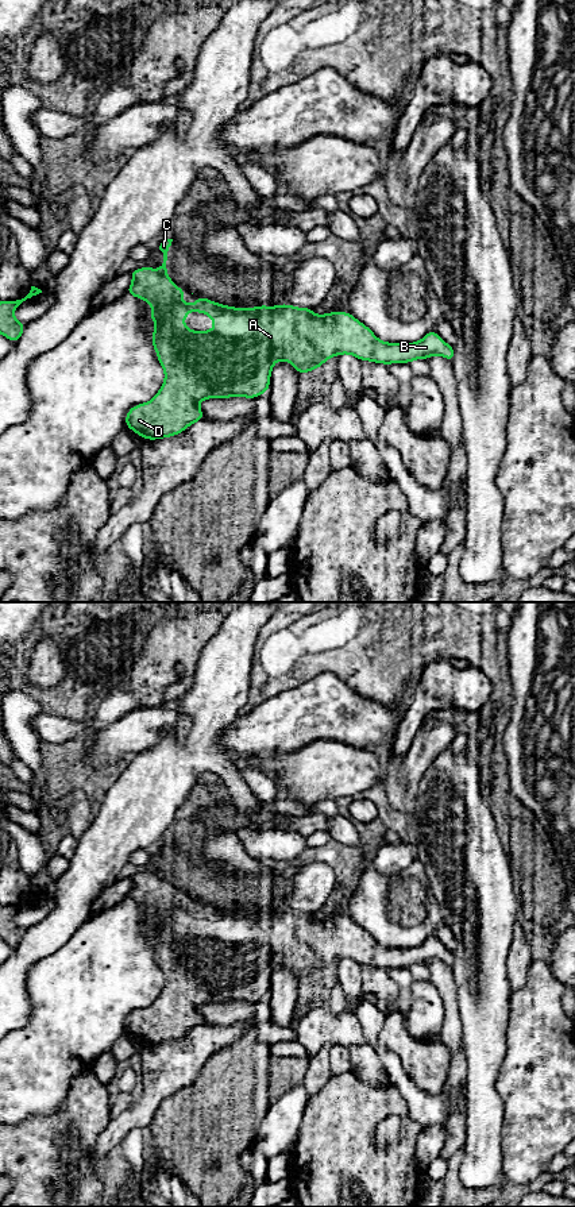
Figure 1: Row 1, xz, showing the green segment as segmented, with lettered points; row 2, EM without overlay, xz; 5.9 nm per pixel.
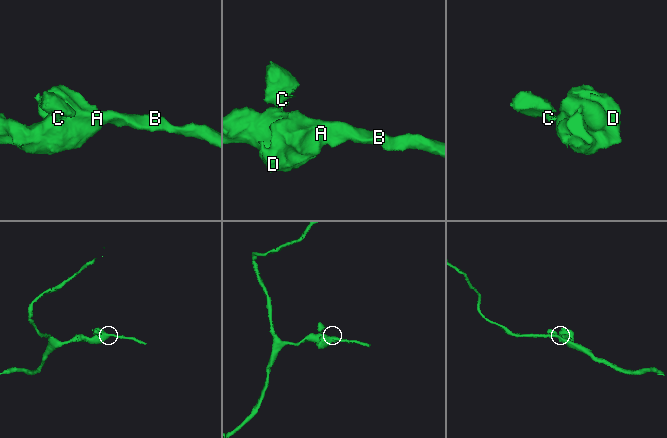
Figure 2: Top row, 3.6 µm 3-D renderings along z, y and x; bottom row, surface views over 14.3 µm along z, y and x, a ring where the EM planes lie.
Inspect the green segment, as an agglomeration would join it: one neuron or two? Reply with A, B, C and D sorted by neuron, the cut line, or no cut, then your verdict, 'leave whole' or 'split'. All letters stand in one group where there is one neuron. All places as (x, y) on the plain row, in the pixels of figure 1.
groups A B D / C; cut xz (162, 875), (165, 879); split

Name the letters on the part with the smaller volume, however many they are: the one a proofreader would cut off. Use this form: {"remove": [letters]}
{"remove": ["C"]}

